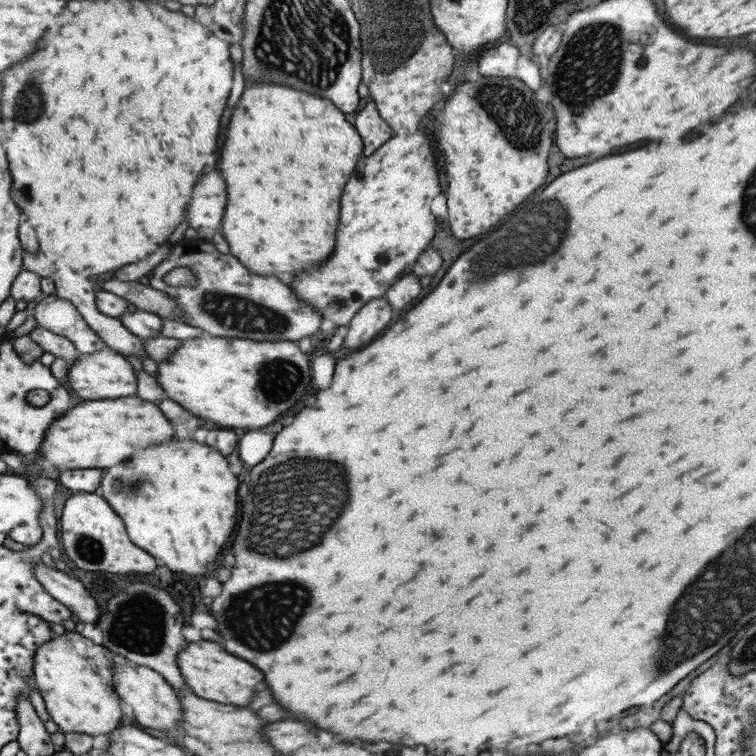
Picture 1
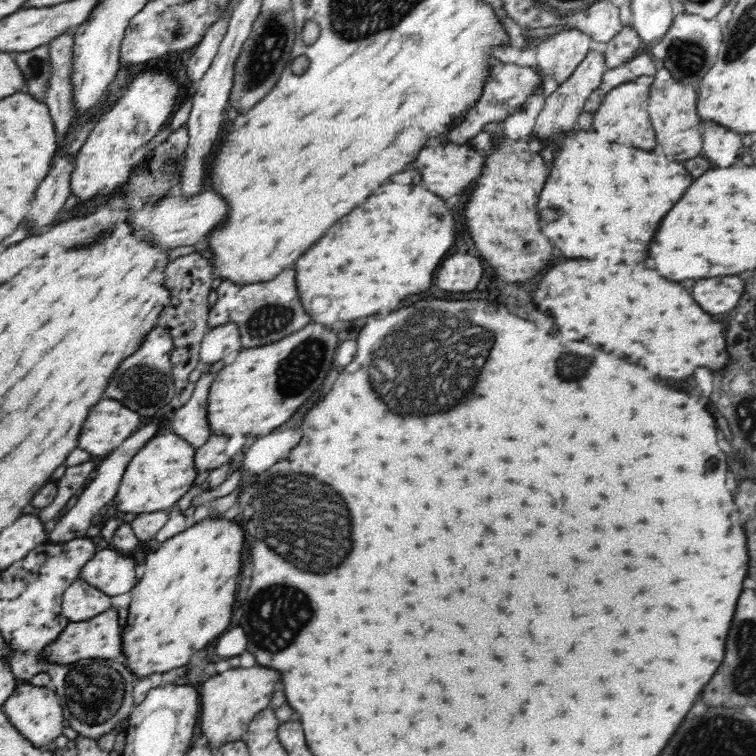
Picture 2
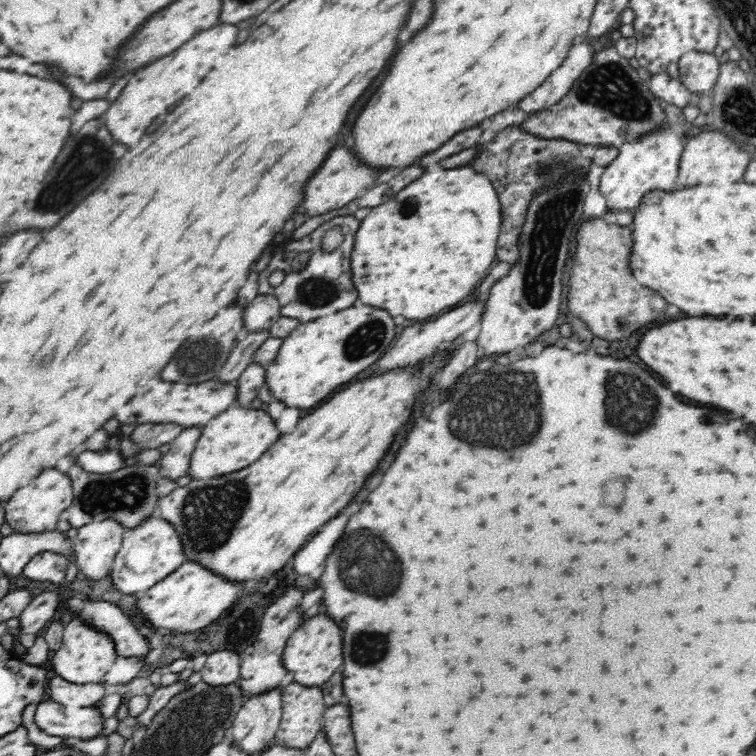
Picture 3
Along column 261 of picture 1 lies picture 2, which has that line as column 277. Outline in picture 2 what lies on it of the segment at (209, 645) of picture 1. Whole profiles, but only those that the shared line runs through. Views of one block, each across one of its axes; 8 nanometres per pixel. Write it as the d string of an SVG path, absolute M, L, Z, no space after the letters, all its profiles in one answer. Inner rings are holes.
M266 666L232 668L218 676L212 676L202 684L201 732L214 749L225 742L243 739L248 726L262 710L269 709L272 694L280 682L280 674Z

